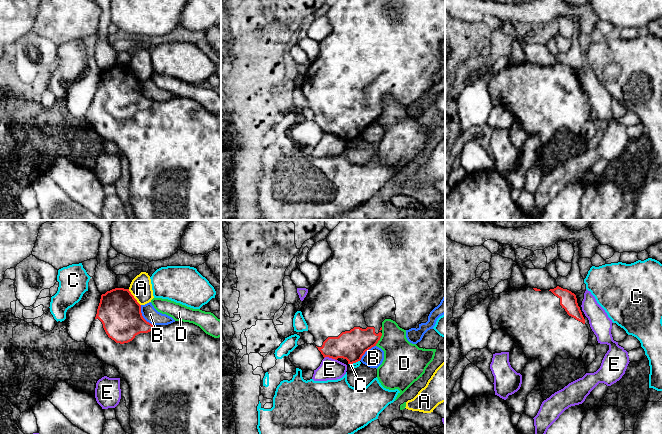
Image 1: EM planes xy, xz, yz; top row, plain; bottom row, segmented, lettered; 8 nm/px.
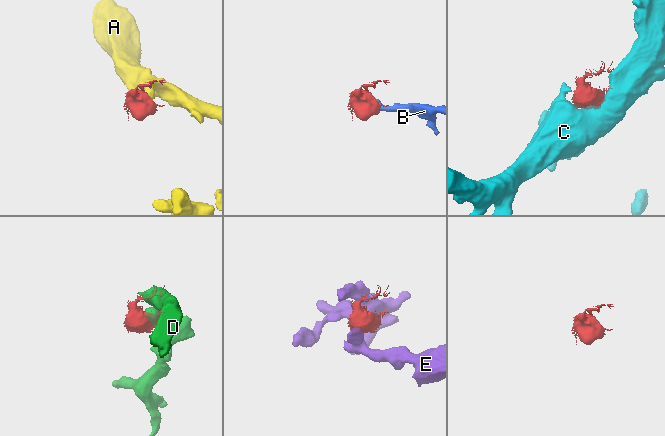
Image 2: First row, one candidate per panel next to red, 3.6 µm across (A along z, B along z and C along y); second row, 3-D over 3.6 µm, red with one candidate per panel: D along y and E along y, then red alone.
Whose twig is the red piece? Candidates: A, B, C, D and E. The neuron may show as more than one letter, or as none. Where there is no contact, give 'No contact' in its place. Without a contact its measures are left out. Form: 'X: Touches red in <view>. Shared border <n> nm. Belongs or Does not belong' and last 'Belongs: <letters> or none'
A: Touches red in xy. Shared border 170 nm. Does not belong
B: Touches red in xy. Shared border 190 nm. Does not belong
C: Touches red in xz. Shared border 90 nm. Does not belong
D: Touches red in xz. Shared border 120 nm. Does not belong
E: Touches red in xz. Shared border 110 nm. Does not belong
Belongs: none

